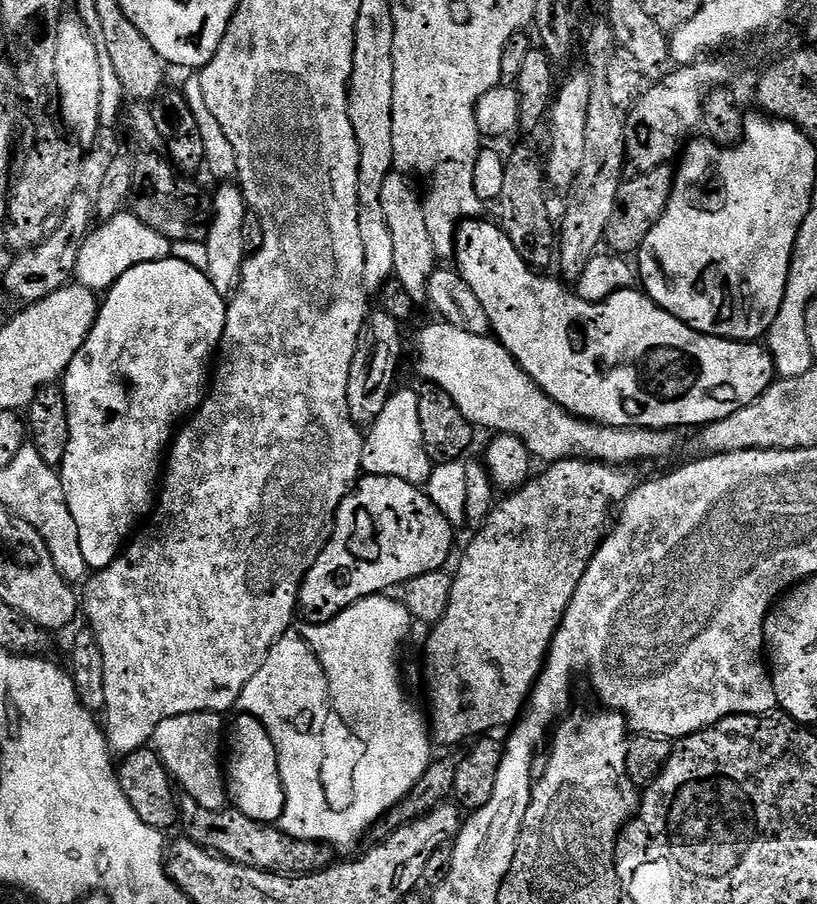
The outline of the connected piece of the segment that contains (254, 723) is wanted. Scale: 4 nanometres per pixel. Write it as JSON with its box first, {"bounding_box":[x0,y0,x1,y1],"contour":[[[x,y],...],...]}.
{"bounding_box":[226,715,286,825],"contour":[[[237,715],[226,736],[226,783],[231,803],[246,818],[275,825],[282,818],[286,794],[278,770],[278,754],[266,726],[253,716]]]}

